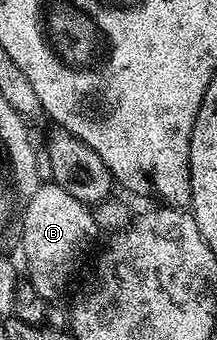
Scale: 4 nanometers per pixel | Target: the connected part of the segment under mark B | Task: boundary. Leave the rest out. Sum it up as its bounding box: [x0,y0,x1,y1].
[22,181,98,301]

